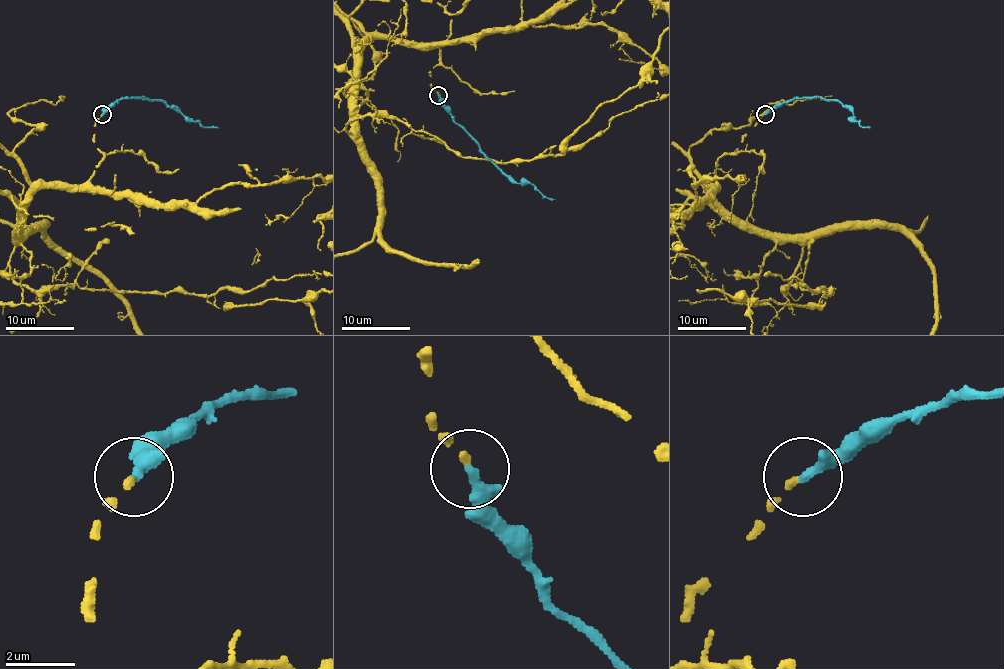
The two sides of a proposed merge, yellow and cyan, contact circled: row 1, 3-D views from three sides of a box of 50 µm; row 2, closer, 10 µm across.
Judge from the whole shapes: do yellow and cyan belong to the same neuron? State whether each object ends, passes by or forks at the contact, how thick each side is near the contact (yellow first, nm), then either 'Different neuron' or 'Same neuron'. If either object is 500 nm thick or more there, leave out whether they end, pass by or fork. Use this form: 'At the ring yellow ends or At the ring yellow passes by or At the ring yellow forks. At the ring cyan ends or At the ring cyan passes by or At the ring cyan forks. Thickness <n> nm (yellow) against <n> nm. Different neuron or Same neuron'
At the ring yellow ends. At the ring cyan ends. Thickness 150 nm (yellow) against 340 nm. Same neuron

